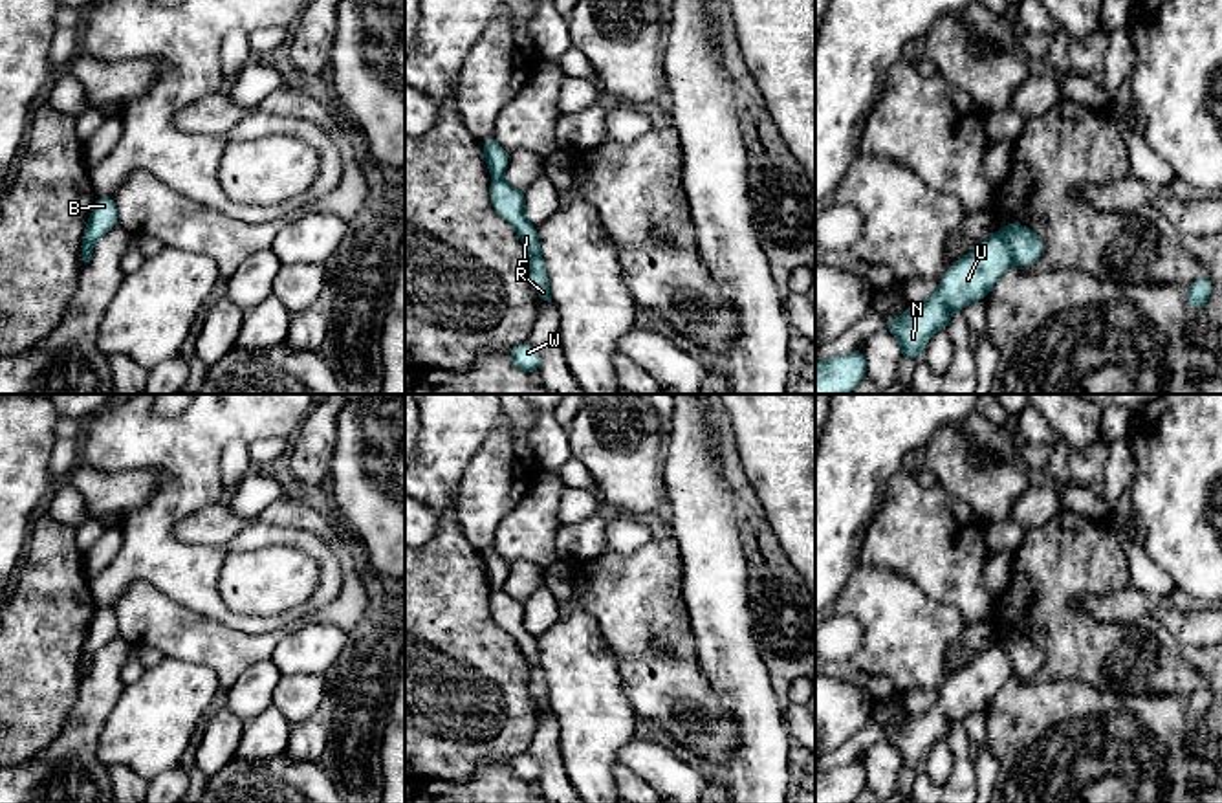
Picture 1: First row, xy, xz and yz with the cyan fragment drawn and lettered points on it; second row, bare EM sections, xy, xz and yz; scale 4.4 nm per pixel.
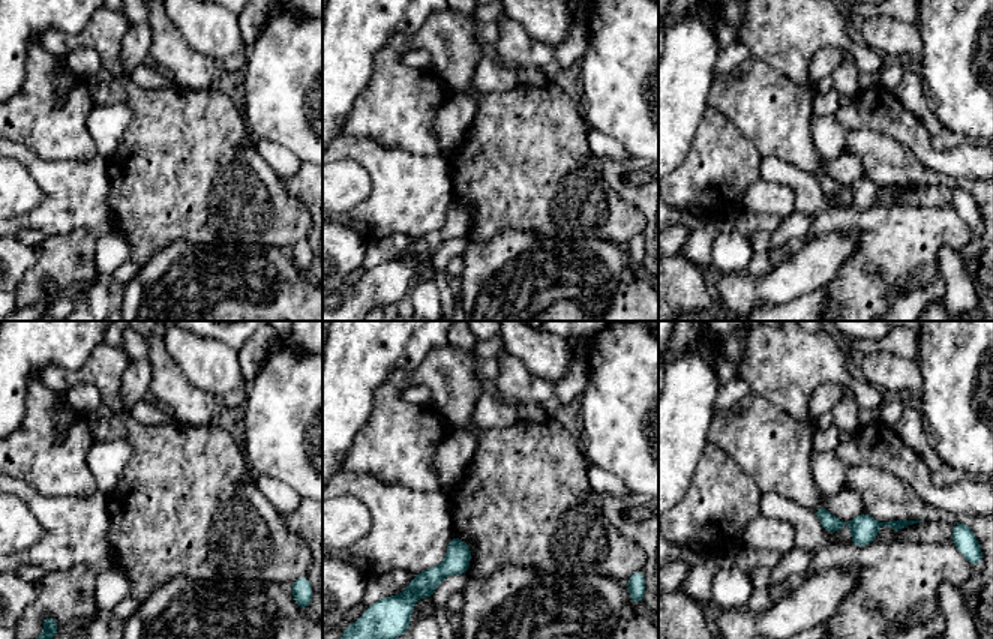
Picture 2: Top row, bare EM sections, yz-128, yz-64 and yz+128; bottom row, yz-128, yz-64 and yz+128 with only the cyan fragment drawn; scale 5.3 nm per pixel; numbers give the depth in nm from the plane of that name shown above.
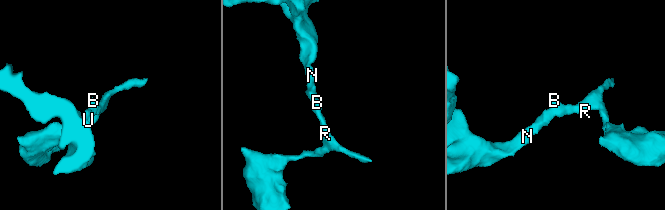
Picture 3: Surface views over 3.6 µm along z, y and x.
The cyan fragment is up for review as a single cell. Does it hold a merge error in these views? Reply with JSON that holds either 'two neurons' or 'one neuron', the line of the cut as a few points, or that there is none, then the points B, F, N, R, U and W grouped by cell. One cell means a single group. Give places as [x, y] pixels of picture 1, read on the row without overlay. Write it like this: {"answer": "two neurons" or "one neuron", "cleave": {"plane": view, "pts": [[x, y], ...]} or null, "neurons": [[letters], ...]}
{"answer": "two neurons", "cleave": {"plane": "yz", "pts": [[999, 642], [1015, 673]]}, "neurons": [["B", "F", "R", "W"], ["N", "U"]]}

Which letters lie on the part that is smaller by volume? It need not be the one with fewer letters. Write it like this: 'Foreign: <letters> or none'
Foreign: B, F, R, W

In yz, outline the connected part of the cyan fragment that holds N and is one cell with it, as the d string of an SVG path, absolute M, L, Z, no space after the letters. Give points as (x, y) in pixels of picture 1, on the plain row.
M993 644L956 671L925 713L911 715L900 730L883 735L883 741L900 752L900 770L914 768L920 772L933 744L949 737L951 724L964 720L973 711L984 711L1013 675L1011 660L1000 644Z

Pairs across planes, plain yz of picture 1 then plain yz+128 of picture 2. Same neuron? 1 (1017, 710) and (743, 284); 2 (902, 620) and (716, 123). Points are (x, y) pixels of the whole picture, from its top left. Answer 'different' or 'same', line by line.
1: different
2: same

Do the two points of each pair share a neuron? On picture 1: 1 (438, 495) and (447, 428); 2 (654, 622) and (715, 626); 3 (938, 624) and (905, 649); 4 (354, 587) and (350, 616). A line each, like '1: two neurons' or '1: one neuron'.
1: one neuron
2: two neurons
3: one neuron
4: one neuron

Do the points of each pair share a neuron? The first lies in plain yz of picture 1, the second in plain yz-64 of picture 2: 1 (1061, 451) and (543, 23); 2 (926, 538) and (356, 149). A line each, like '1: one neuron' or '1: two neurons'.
1: two neurons
2: two neurons

